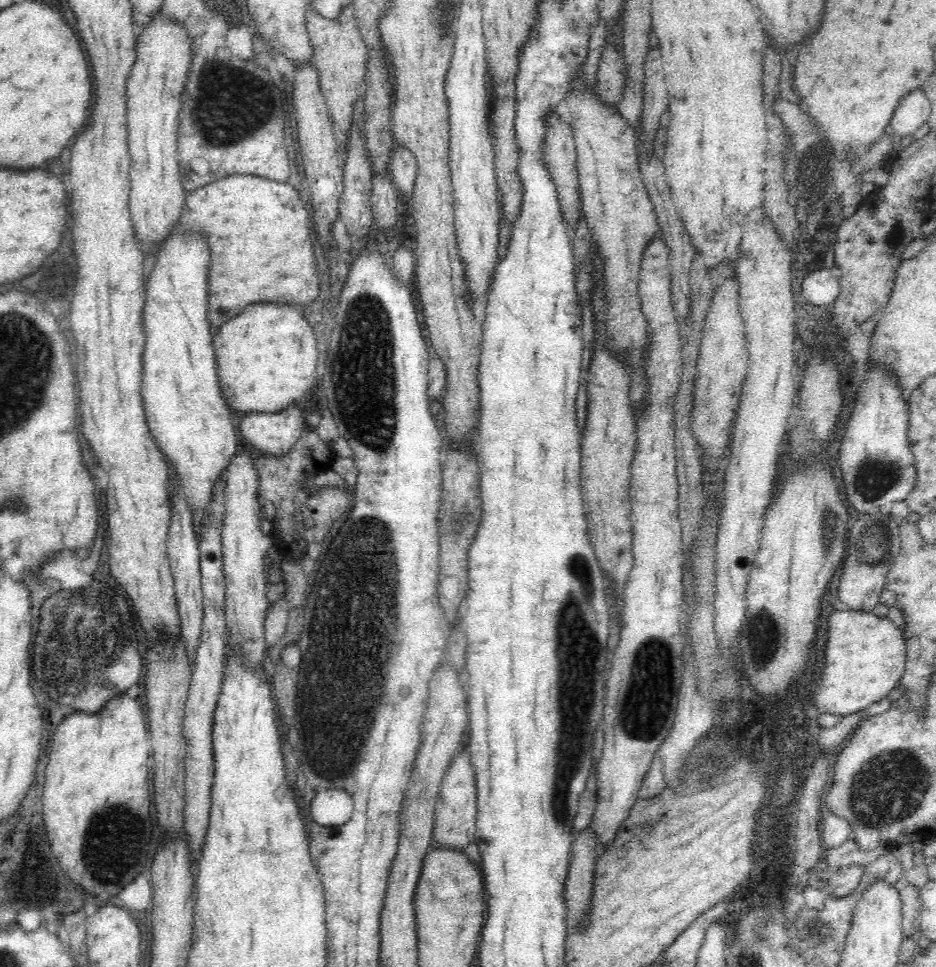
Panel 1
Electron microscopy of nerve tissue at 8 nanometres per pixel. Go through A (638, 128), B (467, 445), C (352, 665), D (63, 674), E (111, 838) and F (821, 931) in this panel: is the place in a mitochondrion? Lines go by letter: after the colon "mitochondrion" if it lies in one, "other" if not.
A: other
B: other
C: mitochondrion
D: mitochondrion
E: mitochondrion
F: mitochondrion

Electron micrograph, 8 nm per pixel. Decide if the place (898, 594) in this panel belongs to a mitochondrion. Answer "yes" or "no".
no

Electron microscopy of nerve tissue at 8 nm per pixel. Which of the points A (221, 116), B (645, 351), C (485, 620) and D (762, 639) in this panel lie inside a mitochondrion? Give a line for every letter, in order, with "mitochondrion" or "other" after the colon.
A: mitochondrion
B: other
C: other
D: mitochondrion

